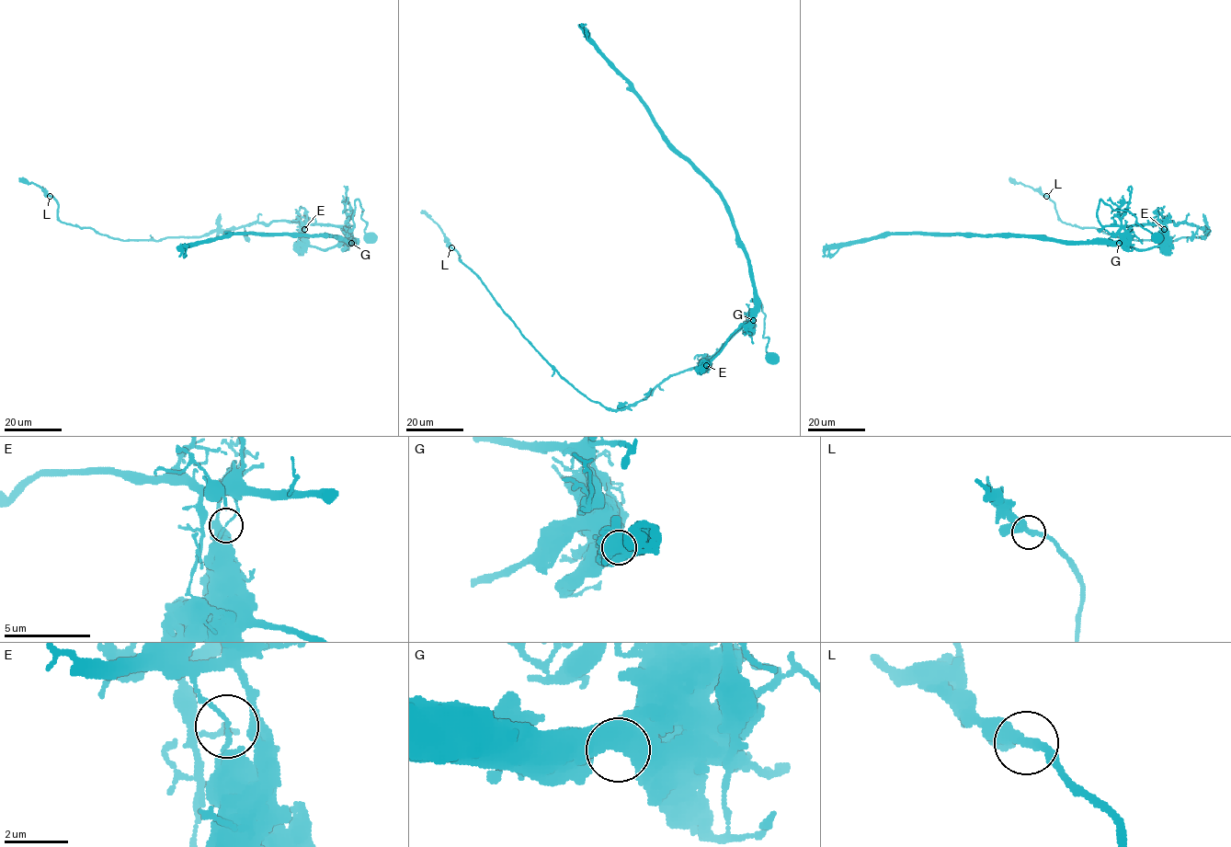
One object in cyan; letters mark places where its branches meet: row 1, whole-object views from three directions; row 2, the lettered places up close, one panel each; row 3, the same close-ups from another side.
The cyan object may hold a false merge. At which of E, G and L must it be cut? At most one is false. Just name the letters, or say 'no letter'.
E

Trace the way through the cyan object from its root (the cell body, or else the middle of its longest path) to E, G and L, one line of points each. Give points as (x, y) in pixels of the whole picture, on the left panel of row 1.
E: (370, 236), (364, 232), (367, 223), (361, 218), (363, 209), (358, 199), (353, 226), (307, 224), (303, 229)
G: (370, 236), (364, 232), (367, 223), (361, 218), (363, 209), (357, 199), (354, 225), (347, 227), (351, 243)
L: (370, 236), (357, 199), (353, 226), (272, 221), (198, 237), (123, 241), (62, 223), (58, 203), (50, 196)

